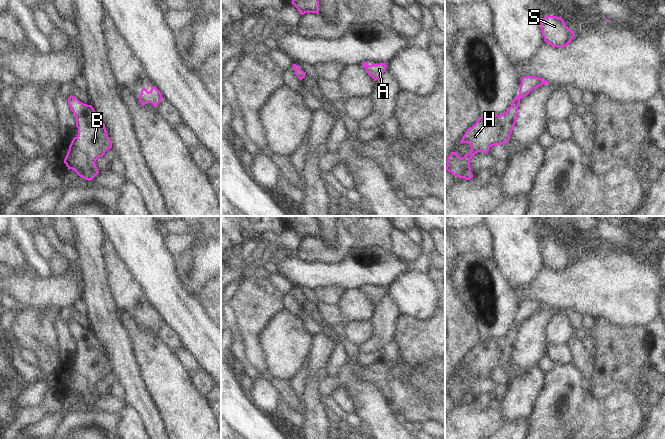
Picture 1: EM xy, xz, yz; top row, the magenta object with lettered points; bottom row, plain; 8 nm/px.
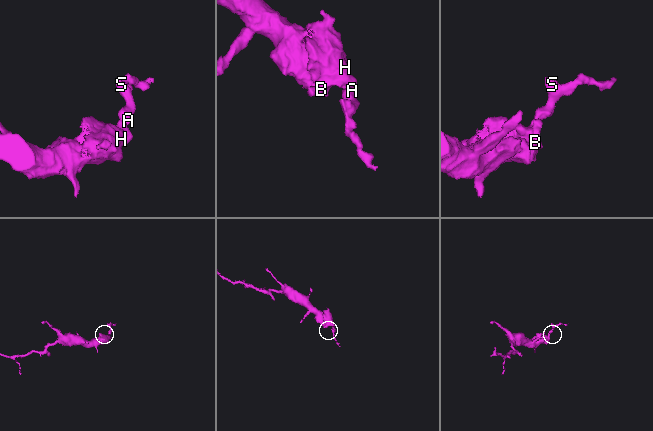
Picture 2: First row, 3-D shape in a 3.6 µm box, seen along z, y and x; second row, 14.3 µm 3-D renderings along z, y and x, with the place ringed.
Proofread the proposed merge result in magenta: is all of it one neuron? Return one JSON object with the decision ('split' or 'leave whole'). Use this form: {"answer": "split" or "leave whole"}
{"answer": "leave whole"}

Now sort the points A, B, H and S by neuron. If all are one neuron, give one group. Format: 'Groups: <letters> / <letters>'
Groups: A B H S.

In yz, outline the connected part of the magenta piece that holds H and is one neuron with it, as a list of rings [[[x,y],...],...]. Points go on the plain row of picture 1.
[[[522,301],[519,319],[513,323],[509,333],[501,339],[488,338],[478,342],[460,365],[460,367],[470,368],[470,376],[462,382],[457,376],[451,376],[447,382],[446,394],[466,404],[473,402],[470,392],[472,381],[478,376],[488,377],[492,370],[505,368],[509,364],[516,347],[520,323],[527,320],[534,312],[548,307],[540,301]]]

